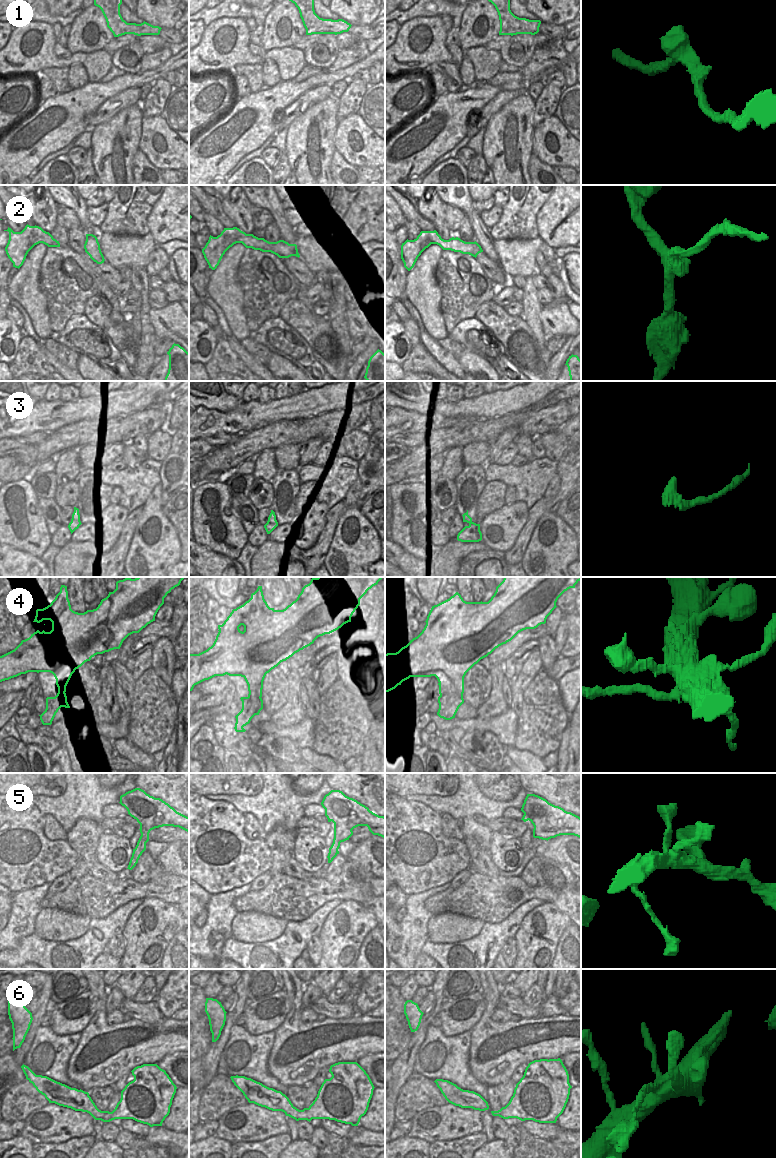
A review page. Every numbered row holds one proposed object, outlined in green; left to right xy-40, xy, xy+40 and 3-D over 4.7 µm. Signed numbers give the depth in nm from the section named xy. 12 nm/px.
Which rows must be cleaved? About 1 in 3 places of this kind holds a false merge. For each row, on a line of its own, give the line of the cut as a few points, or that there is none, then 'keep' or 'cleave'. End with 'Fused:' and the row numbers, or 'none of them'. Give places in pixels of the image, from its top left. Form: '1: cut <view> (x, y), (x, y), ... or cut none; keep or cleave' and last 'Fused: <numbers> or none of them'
1: cut none; keep
2: cut none; keep
3: cut xy+40 (473, 522), (469, 524); cleave
4: cut xy+40 (440, 694), (458, 693), (462, 696); cleave
5: cut none; keep
6: cut none; keep
Fused: 3, 4

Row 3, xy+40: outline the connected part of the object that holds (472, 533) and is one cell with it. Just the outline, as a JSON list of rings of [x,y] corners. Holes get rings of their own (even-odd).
[[[471,523],[465,529],[462,529],[458,535],[457,540],[461,542],[479,542],[482,540],[482,533],[480,531],[480,524]]]

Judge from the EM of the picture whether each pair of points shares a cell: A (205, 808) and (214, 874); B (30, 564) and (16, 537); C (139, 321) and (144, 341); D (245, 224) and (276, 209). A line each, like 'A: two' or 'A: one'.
A: one
B: two
C: one
D: two

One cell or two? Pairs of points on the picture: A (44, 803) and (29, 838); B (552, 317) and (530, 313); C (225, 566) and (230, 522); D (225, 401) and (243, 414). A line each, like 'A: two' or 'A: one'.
A: two
B: two
C: two
D: two

